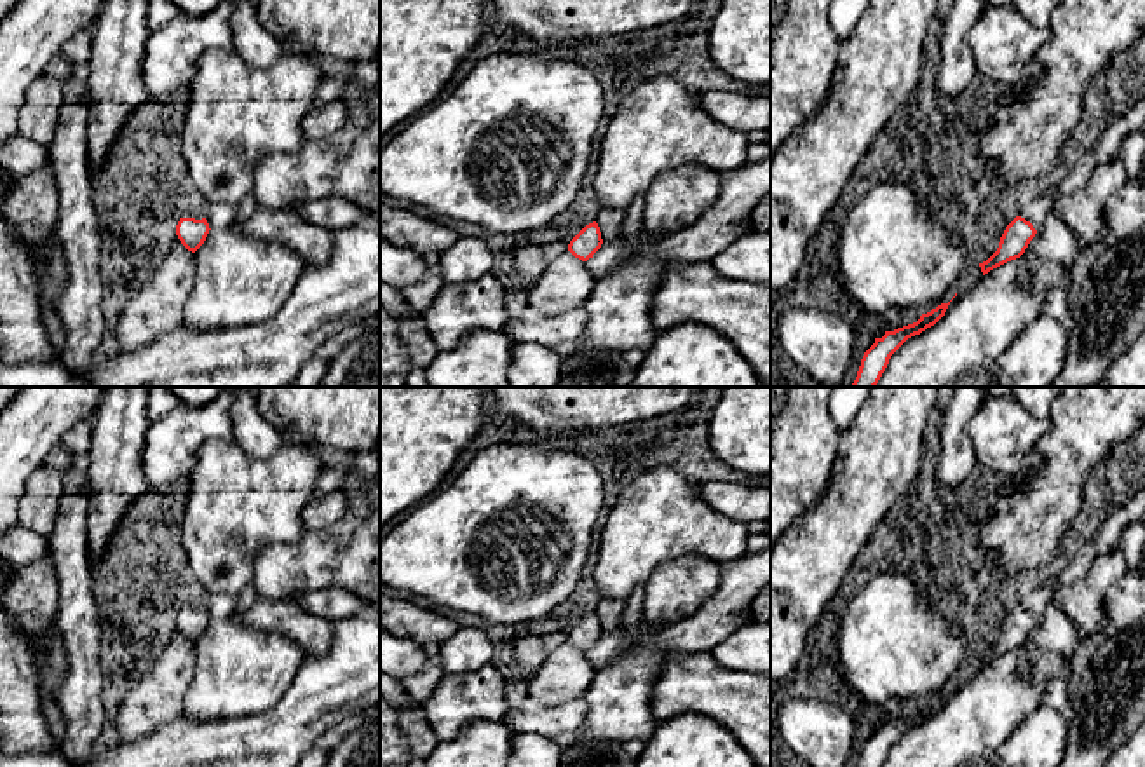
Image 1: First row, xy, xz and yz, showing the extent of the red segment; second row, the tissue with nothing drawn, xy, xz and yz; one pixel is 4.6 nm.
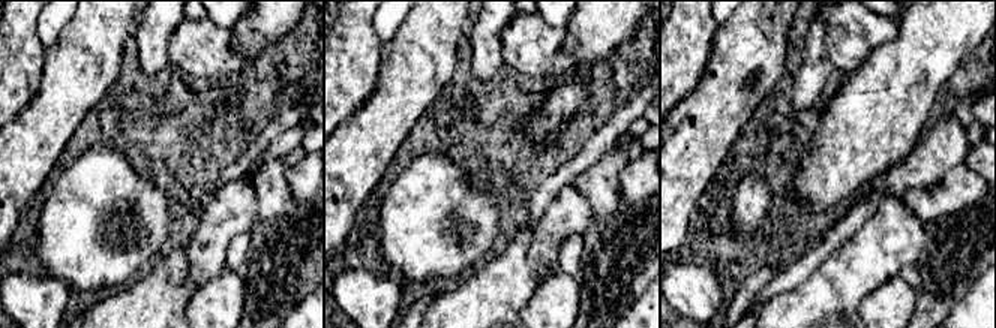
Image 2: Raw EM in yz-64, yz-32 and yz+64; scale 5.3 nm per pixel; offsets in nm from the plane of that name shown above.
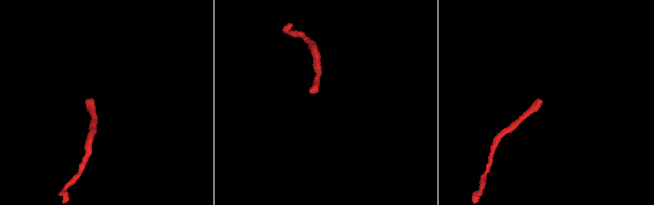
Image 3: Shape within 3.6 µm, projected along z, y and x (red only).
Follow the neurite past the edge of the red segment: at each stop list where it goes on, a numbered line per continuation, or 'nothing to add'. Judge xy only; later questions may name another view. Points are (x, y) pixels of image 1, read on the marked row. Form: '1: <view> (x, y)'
1: xy (194, 211)

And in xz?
nothing to add

